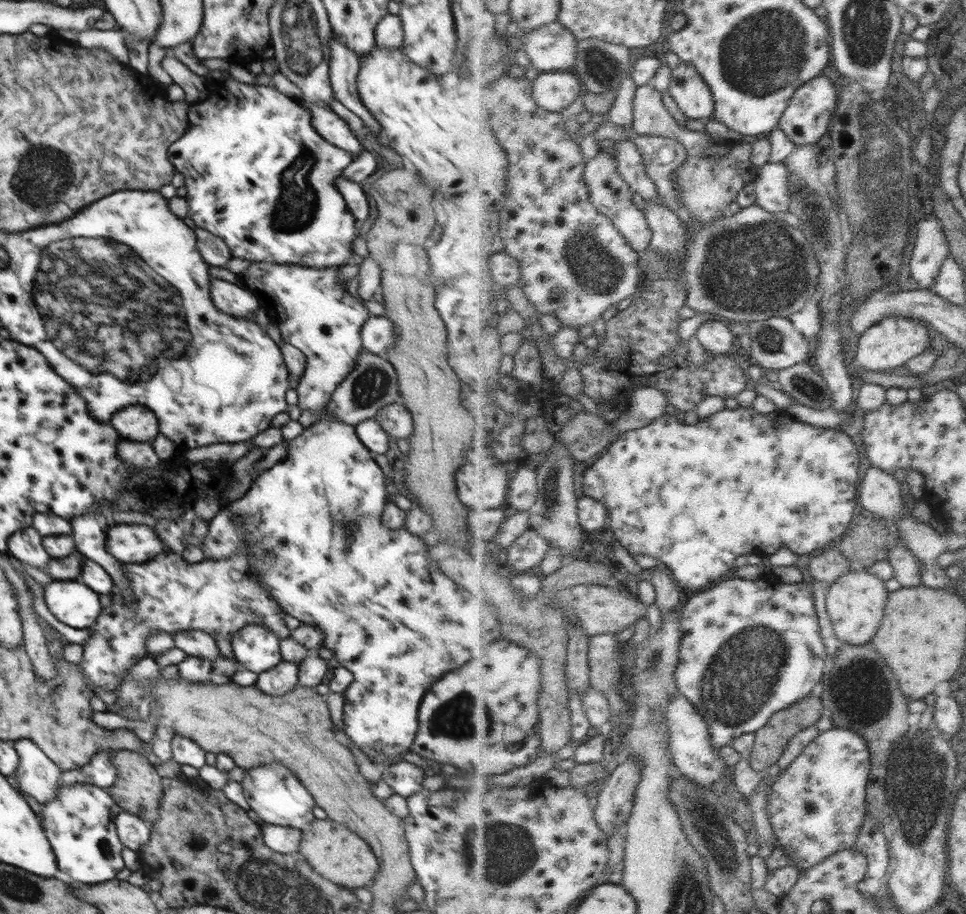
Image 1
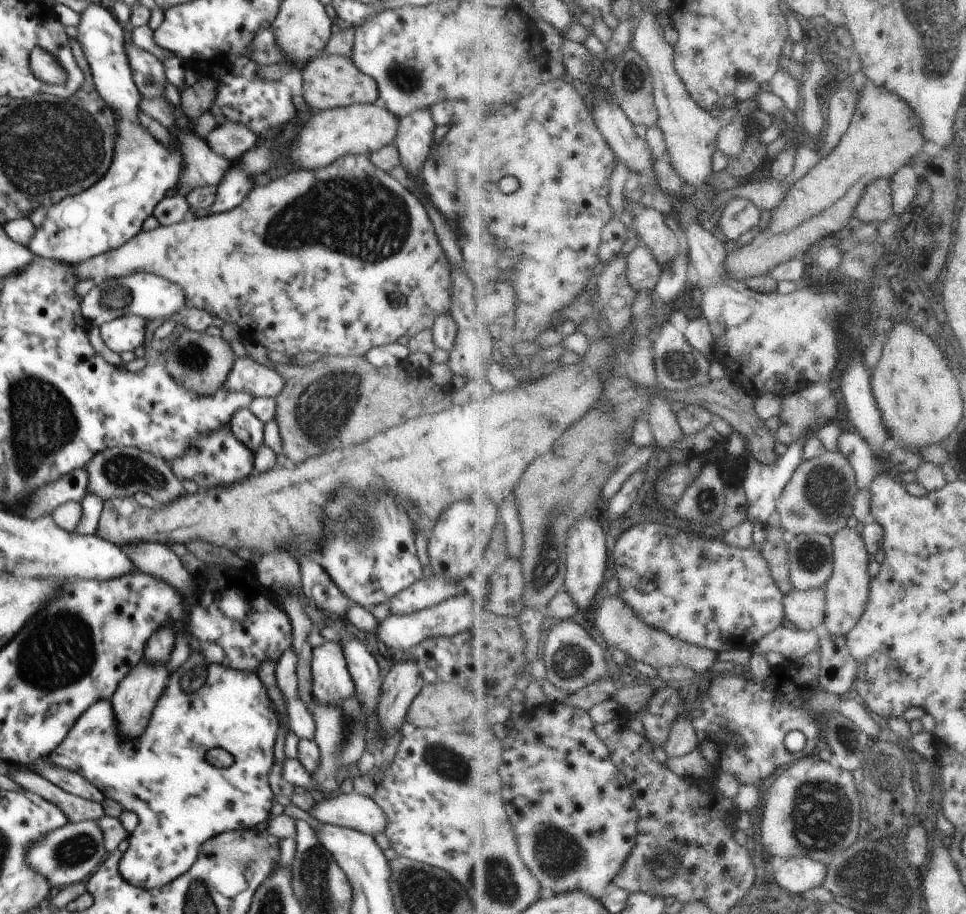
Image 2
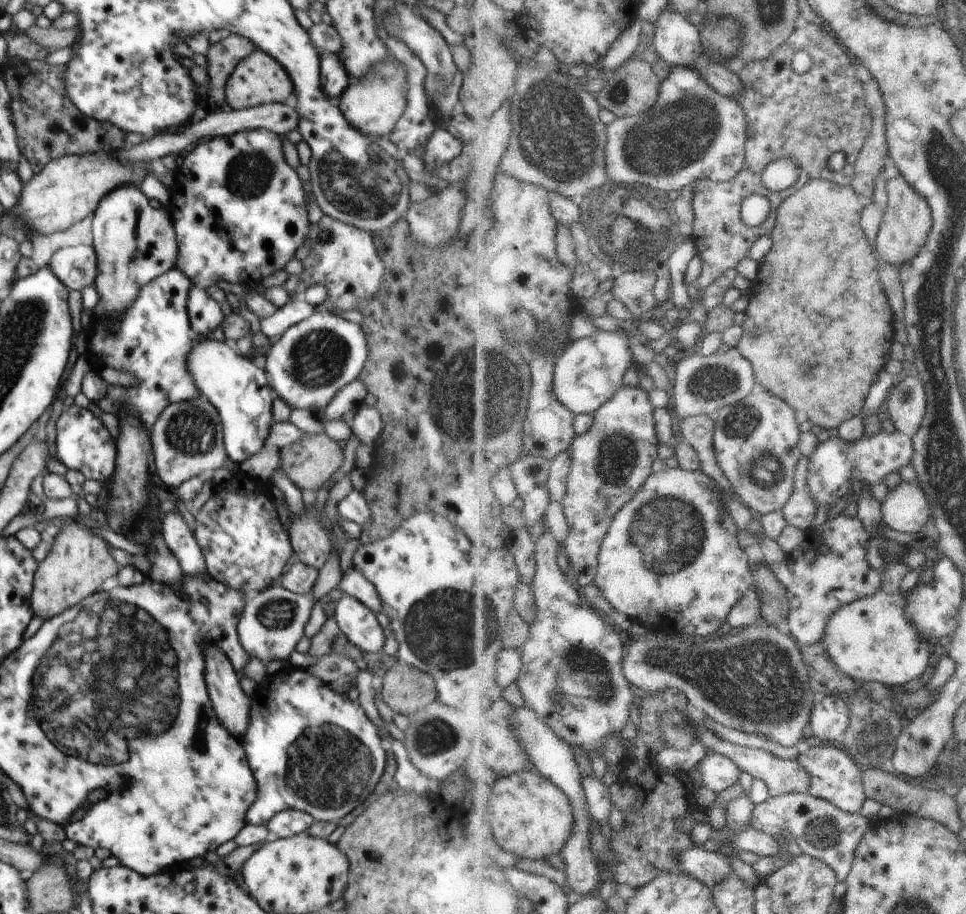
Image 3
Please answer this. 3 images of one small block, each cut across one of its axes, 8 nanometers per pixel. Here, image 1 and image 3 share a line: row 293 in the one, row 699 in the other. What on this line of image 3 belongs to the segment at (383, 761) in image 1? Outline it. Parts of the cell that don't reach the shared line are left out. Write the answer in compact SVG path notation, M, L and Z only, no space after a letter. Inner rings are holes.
M289 668L284 676L280 676L280 674L277 673L275 673L274 676L268 675L264 678L263 682L270 682L270 684L258 684L257 691L251 698L249 725L246 728L246 733L240 740L257 783L257 798L246 812L246 824L268 825L268 822L276 814L289 809L306 812L317 822L336 824L337 821L352 812L352 810L366 800L366 797L372 794L386 766L387 743L380 737L379 730L375 724L368 719L368 716L359 706L358 702L351 702L348 696L332 691L324 682L306 673L304 669L293 670Z

